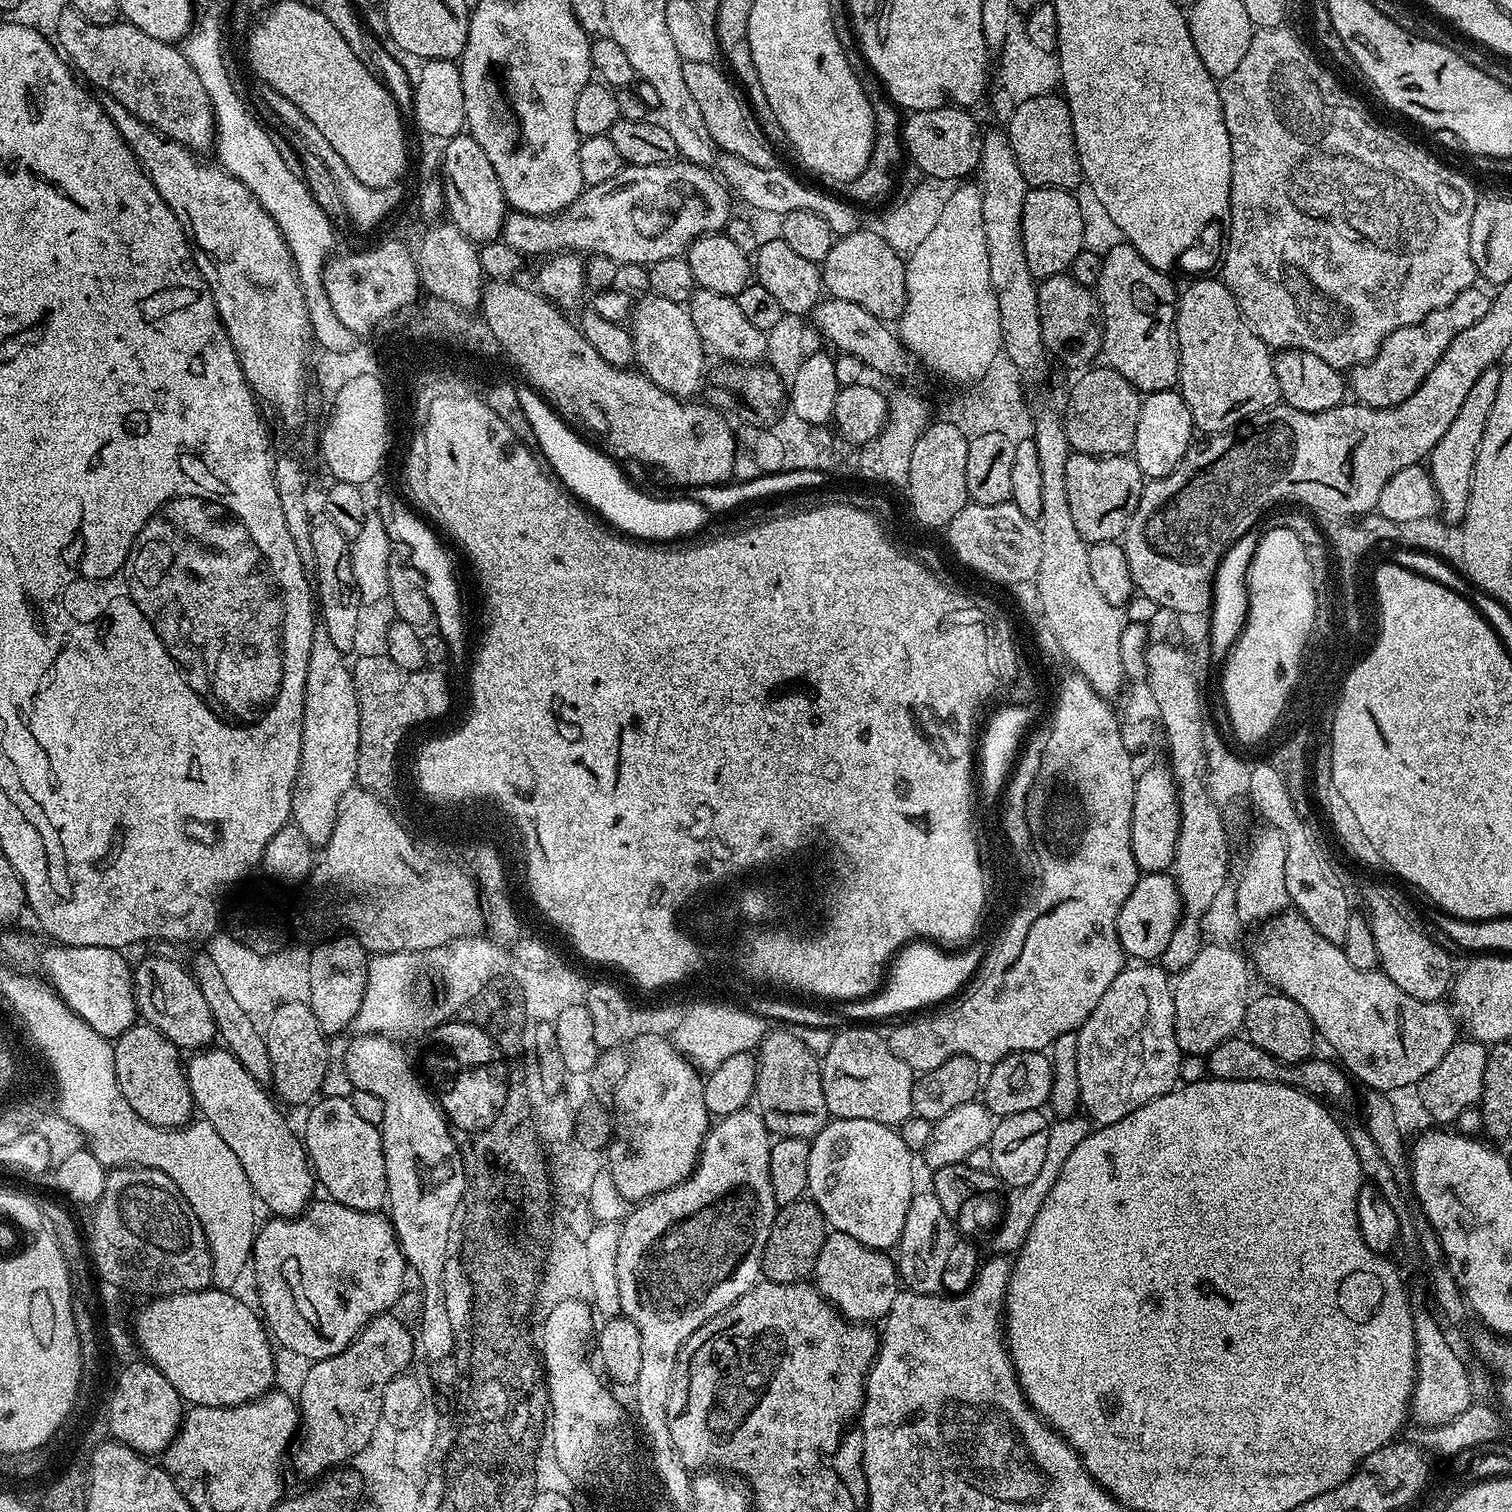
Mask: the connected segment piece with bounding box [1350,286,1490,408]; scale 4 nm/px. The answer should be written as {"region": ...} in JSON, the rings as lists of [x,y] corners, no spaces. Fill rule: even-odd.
{"region":[[[1473,286],[1462,290],[1454,302],[1444,308],[1434,310],[1422,318],[1422,322],[1402,326],[1394,330],[1380,344],[1380,349],[1374,354],[1372,360],[1365,364],[1358,364],[1350,372],[1350,392],[1357,401],[1369,404],[1371,408],[1393,408],[1402,403],[1430,374],[1430,370],[1442,358],[1446,346],[1466,326],[1474,326],[1486,314],[1488,309],[1489,293],[1484,293],[1480,286]],[[1352,376],[1352,380],[1351,380]]]}

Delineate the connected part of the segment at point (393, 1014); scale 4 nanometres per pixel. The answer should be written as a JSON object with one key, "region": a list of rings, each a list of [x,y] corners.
{"region":[[[410,952],[373,955],[368,961],[366,994],[362,994],[362,1006],[358,1006],[358,1014],[354,1014],[351,1031],[356,1036],[403,1037],[403,1032],[418,1018],[418,1011],[410,1005],[412,975]]]}

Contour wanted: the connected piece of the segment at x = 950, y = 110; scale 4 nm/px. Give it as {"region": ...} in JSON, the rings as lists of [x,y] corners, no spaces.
{"region":[[[955,106],[911,113],[902,124],[902,144],[907,159],[934,178],[960,182],[971,177],[968,175],[971,172],[973,175],[980,166],[984,138],[982,128],[976,125],[970,113],[968,108]]]}

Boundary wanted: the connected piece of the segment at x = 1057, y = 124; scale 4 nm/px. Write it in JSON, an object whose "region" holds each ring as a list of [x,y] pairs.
{"region":[[[1049,94],[1017,103],[1013,107],[1012,117],[1006,121],[1006,131],[1008,144],[1014,150],[1014,158],[1018,158],[1018,170],[1022,170],[1022,178],[1028,185],[1034,188],[1075,190],[1082,183],[1080,159],[1074,142],[1074,126],[1070,118],[1068,103],[1065,102],[1063,95]]]}

